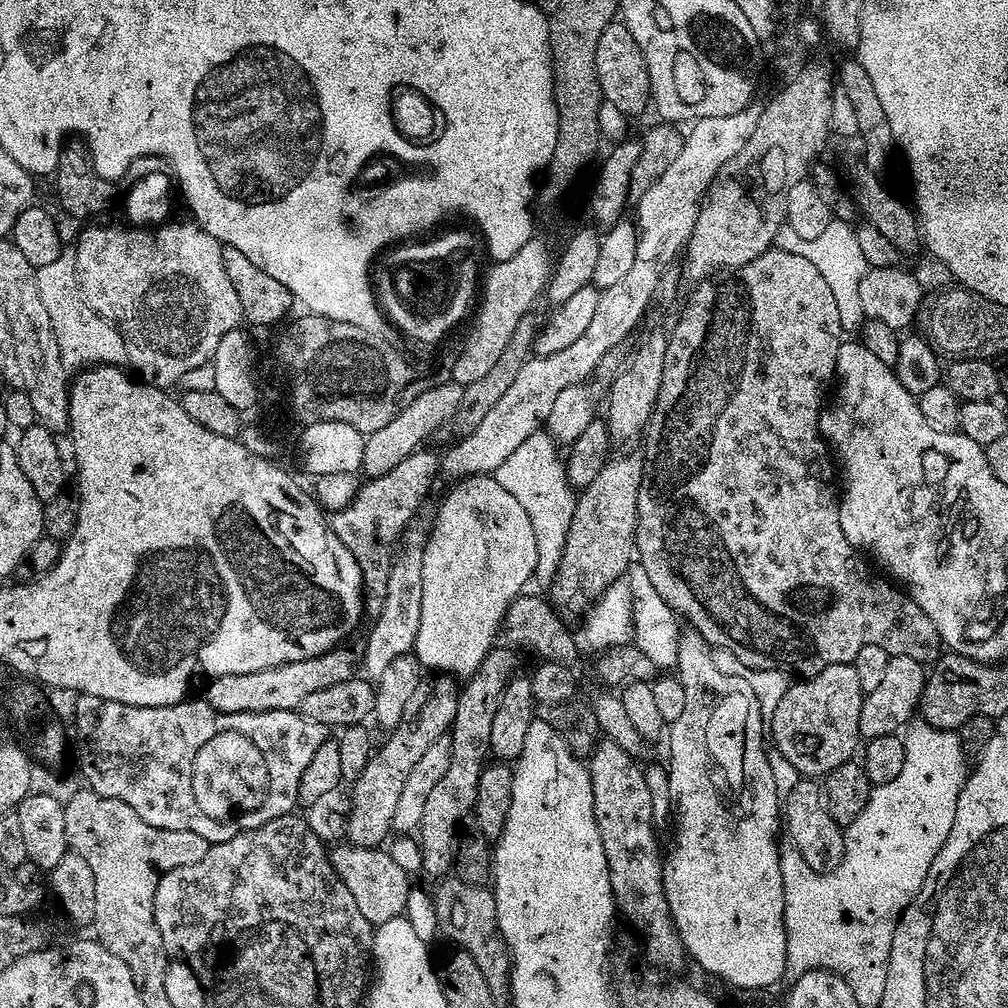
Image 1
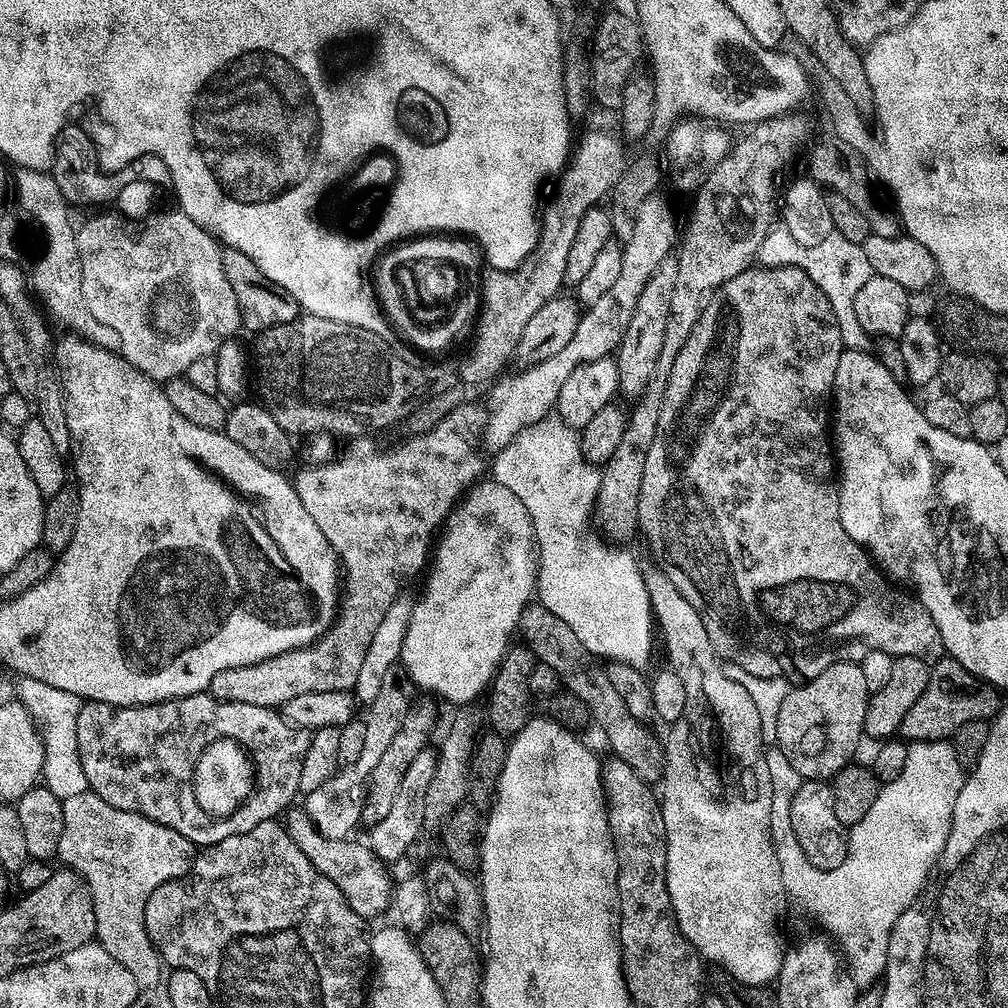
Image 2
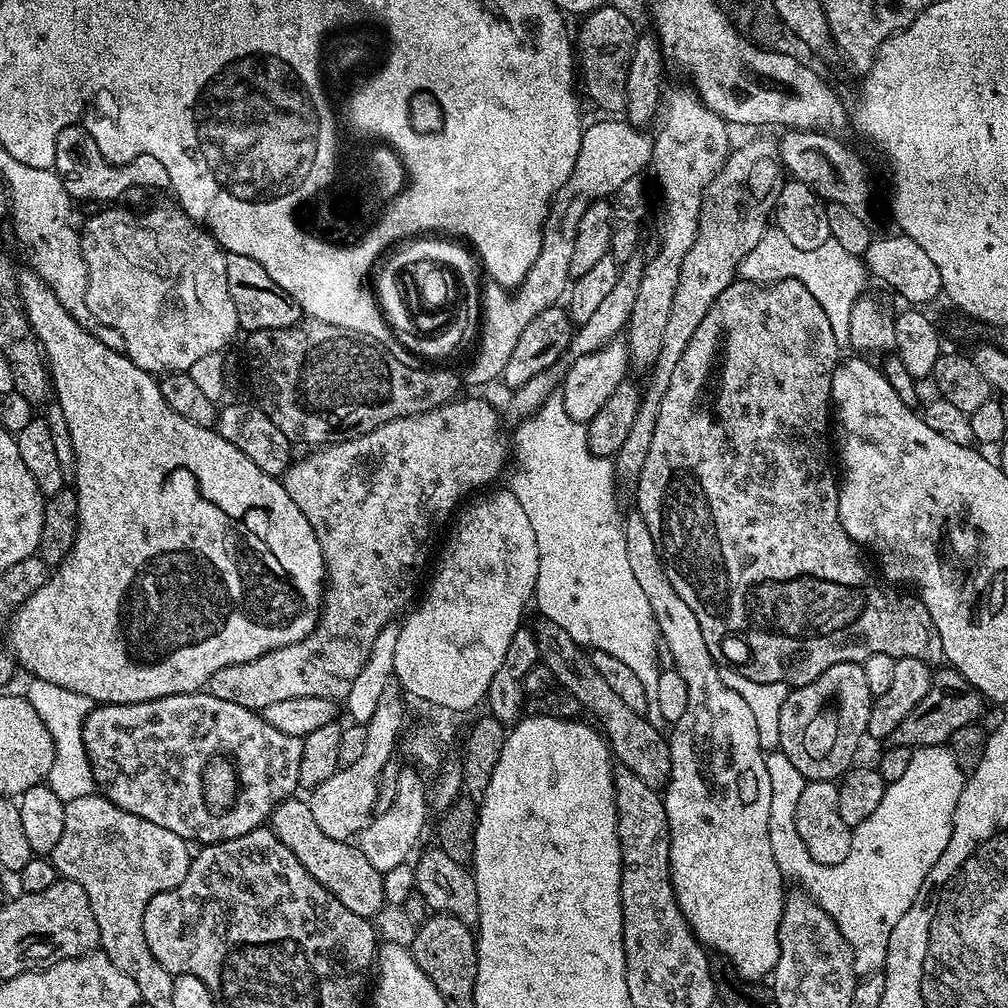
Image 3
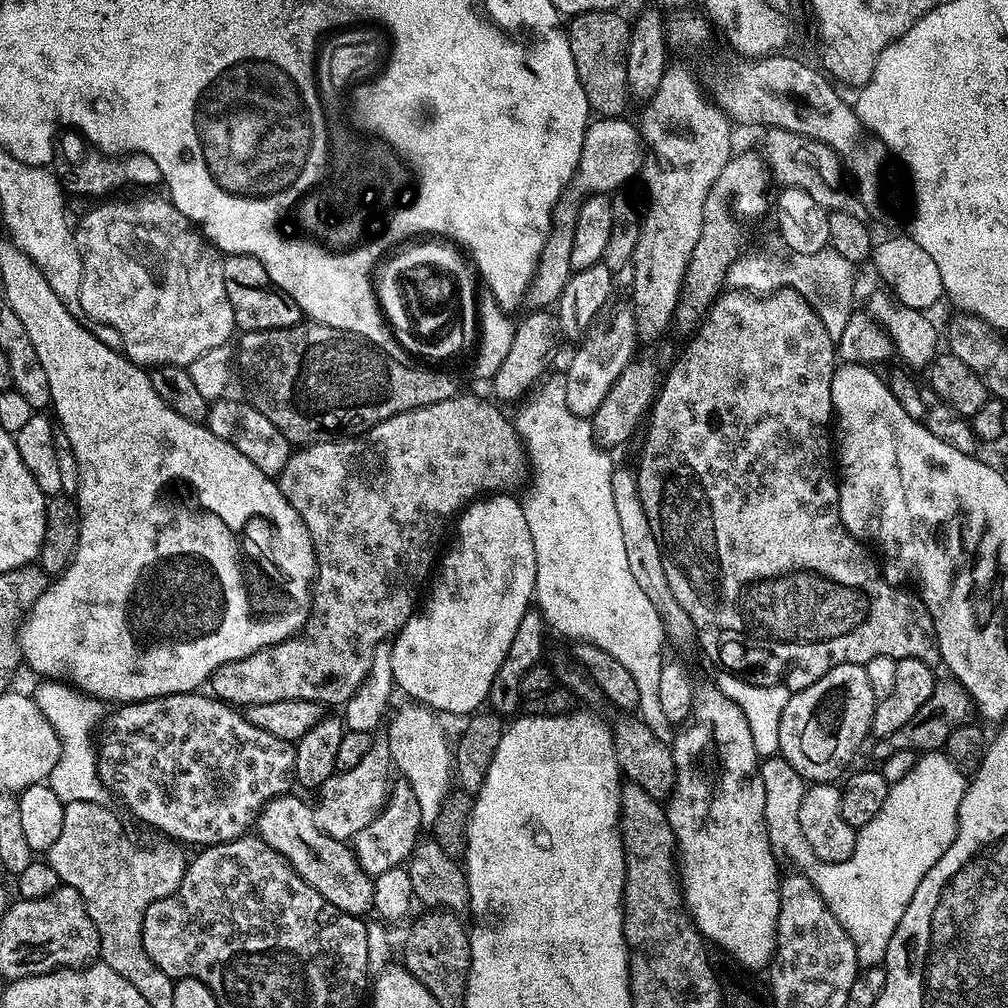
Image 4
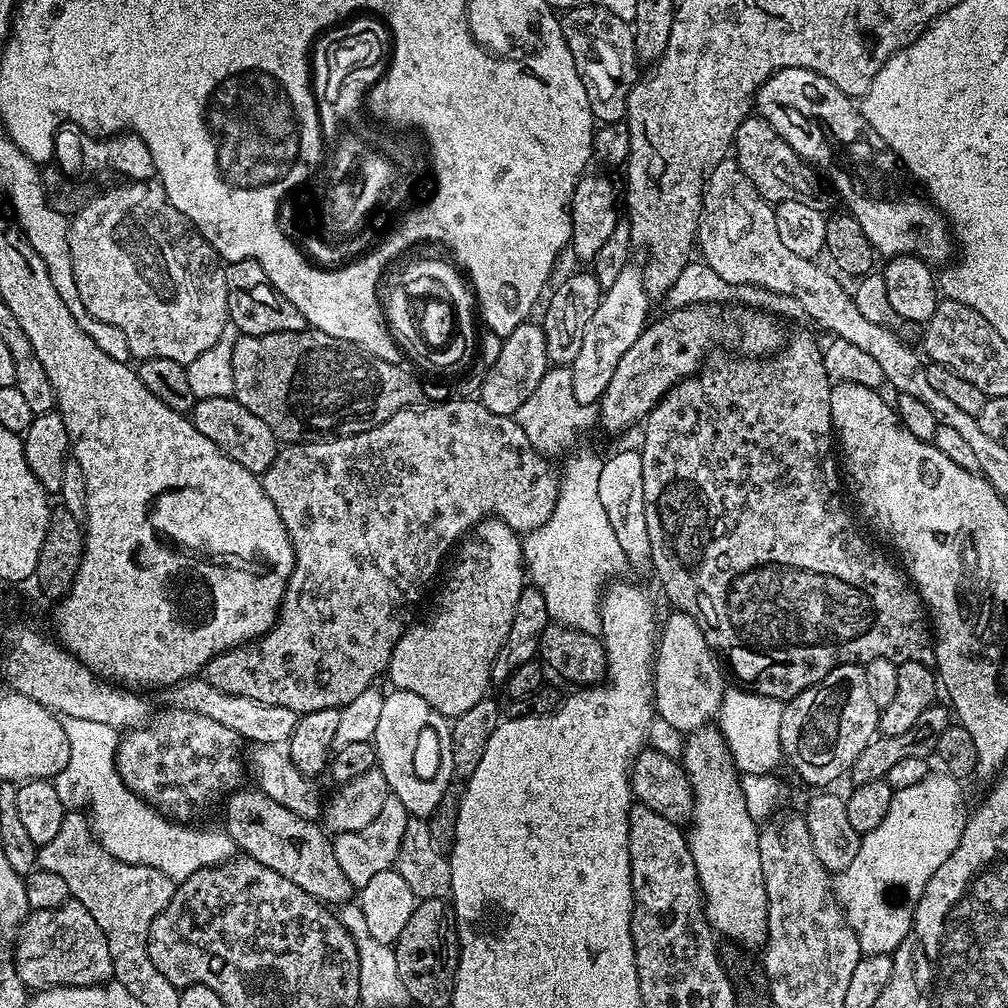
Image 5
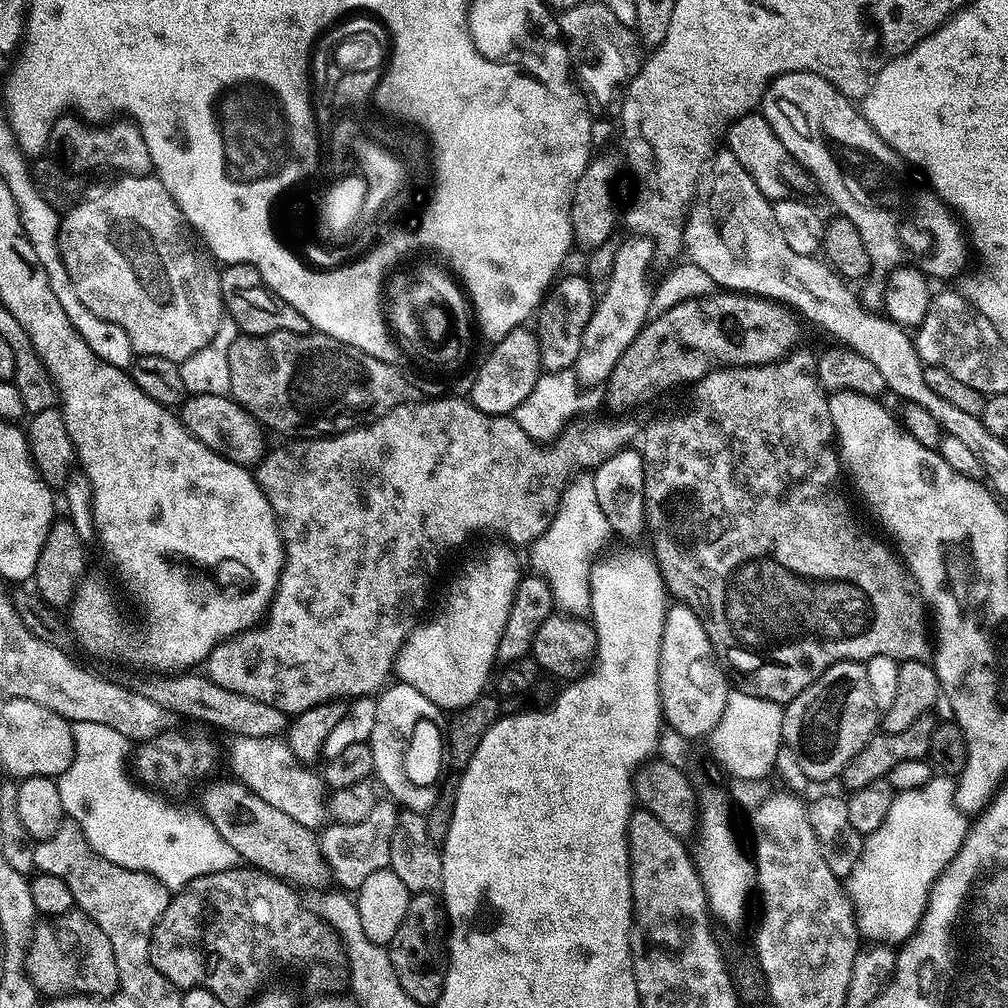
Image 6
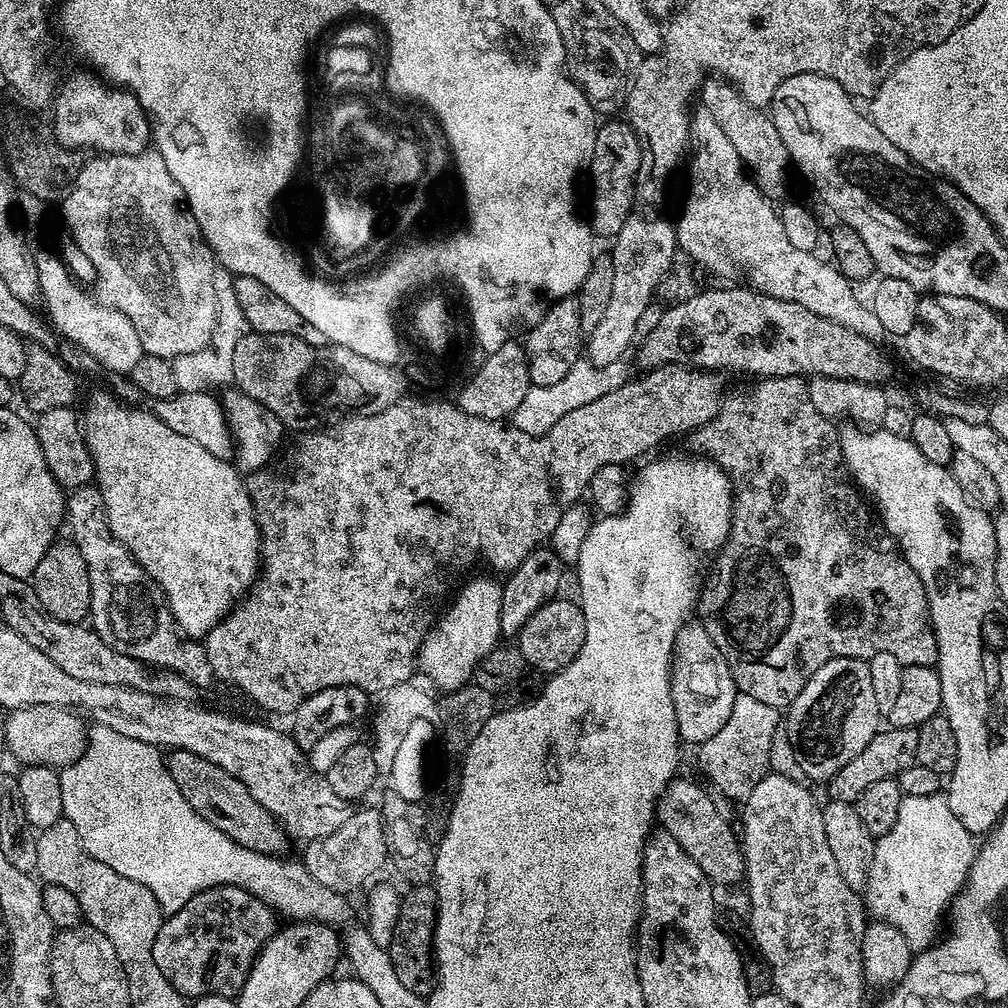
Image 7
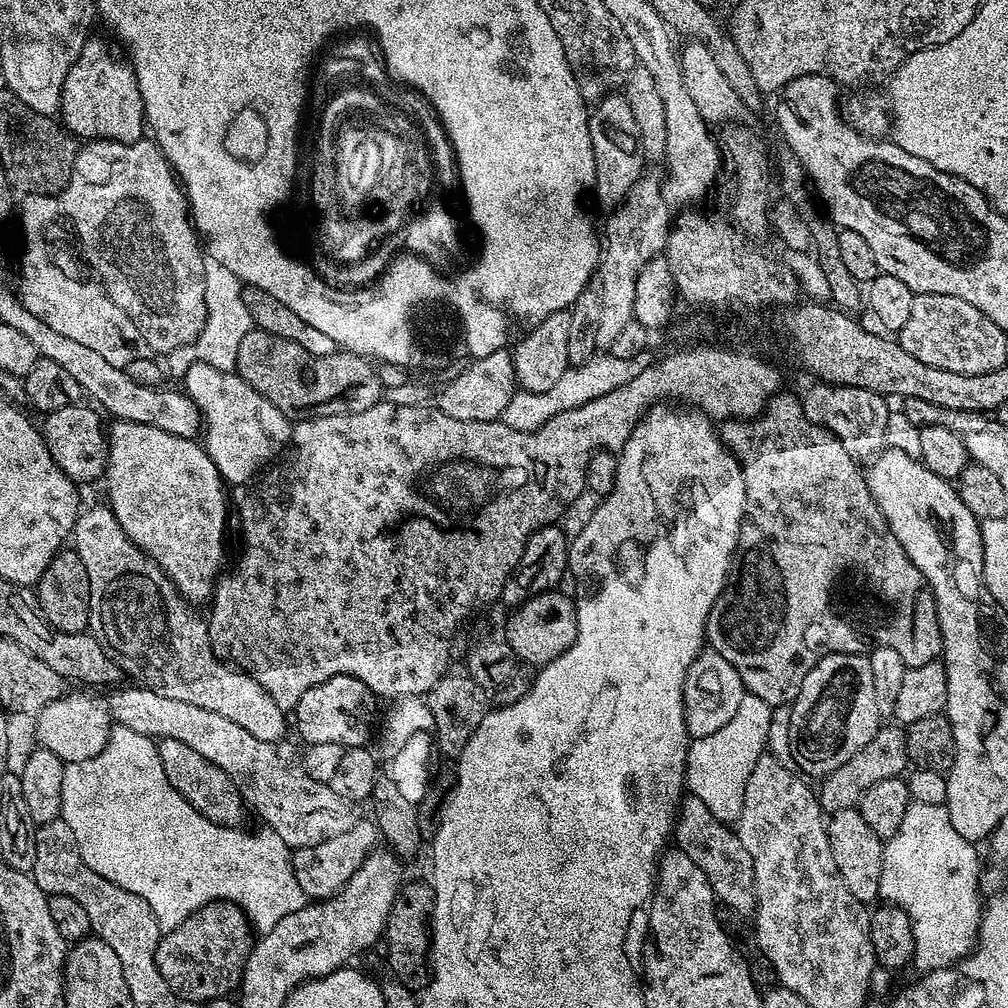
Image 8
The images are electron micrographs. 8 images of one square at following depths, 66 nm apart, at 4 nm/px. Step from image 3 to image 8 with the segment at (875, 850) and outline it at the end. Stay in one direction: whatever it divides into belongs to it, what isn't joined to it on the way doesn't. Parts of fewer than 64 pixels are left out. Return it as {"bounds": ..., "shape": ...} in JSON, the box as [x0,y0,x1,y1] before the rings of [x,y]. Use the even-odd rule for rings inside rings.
{"bounds":[879,803,982,973],"shape":[[[909,803],[906,814],[902,817],[902,826],[898,826],[898,834],[891,836],[884,845],[879,899],[897,904],[910,918],[914,934],[914,964],[915,967],[920,967],[921,973],[946,968],[957,960],[964,959],[976,947],[976,938],[980,934],[982,900],[976,897],[975,887],[968,888],[968,880],[964,877],[964,864],[975,862],[976,848],[973,841],[962,838],[962,834],[954,830],[945,805],[926,806],[914,803]]]}

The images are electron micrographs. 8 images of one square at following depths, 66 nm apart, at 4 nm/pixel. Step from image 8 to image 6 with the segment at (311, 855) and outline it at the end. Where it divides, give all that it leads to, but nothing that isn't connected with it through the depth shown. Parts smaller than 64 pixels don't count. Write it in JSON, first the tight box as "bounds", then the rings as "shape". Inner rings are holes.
{"bounds":[319,798,397,890],"shape":[[[384,798],[384,801],[381,799],[374,804],[370,814],[362,821],[353,824],[332,822],[319,833],[320,853],[327,871],[330,876],[332,872],[341,889],[357,890],[374,871],[389,867],[390,846],[396,833],[397,815],[397,805],[391,799]]]}

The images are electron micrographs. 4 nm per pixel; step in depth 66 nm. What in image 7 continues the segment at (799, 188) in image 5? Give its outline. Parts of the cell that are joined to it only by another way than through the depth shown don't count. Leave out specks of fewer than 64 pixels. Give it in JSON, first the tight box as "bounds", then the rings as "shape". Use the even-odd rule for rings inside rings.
{"bounds":[698,78,790,198],"shape":[[[719,78],[705,79],[700,85],[698,100],[704,103],[701,104],[703,111],[709,112],[718,126],[722,126],[734,150],[738,150],[738,158],[750,173],[758,191],[769,198],[782,195],[788,188],[790,161],[786,142],[782,142],[782,134],[778,134],[771,115],[765,109],[755,108],[746,102],[729,81]]]}

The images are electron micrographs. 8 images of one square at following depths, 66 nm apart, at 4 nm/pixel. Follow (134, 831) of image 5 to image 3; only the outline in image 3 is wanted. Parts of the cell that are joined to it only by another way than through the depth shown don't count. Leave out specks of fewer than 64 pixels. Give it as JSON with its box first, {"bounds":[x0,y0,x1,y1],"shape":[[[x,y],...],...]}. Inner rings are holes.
{"bounds":[27,679,97,802],"shape":[[[29,679],[27,700],[37,711],[39,718],[53,740],[53,764],[49,768],[46,783],[65,802],[74,798],[93,795],[97,791],[96,780],[92,777],[92,767],[82,742],[84,720],[92,712],[94,701],[69,688],[54,686],[54,682]]]}

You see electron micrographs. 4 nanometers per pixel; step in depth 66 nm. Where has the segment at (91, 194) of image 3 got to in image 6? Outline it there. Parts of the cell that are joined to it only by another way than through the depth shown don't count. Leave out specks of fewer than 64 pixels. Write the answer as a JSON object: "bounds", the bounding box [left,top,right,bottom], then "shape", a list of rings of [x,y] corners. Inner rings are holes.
{"bounds":[49,114,153,176],"shape":[[[65,114],[56,120],[52,127],[49,139],[64,152],[65,161],[74,162],[77,171],[92,170],[106,164],[115,164],[118,170],[123,170],[127,175],[147,176],[153,171],[150,150],[147,149],[144,132],[129,117],[122,116],[113,119],[110,128],[98,128],[84,124],[80,119]],[[116,120],[116,121],[115,121]],[[70,161],[70,162],[69,162]]]}

